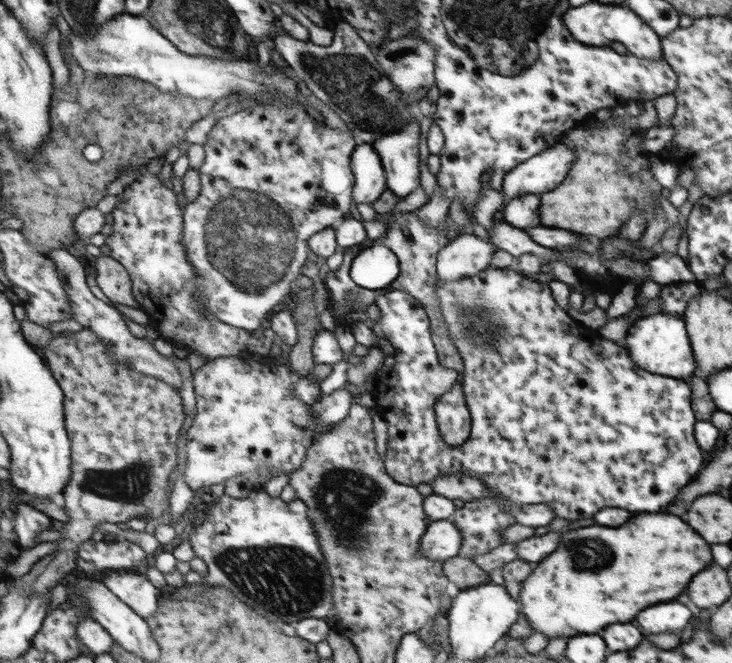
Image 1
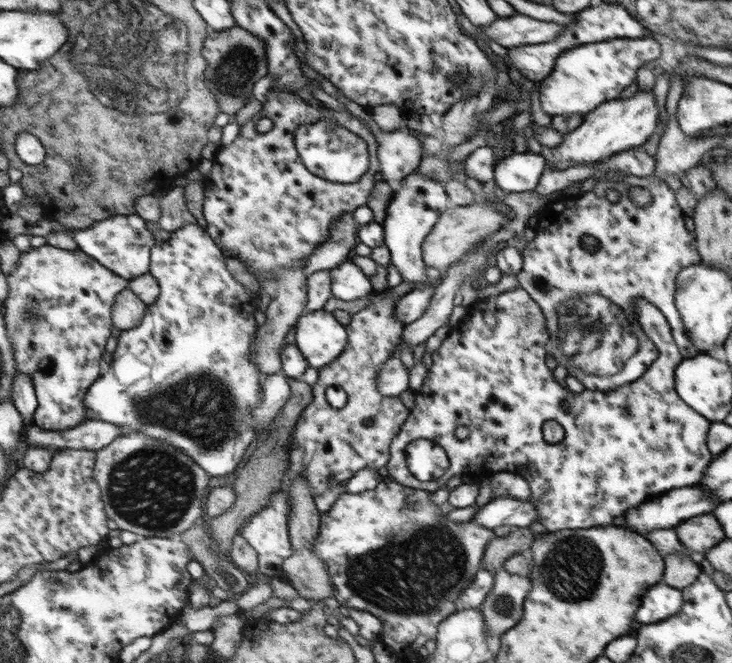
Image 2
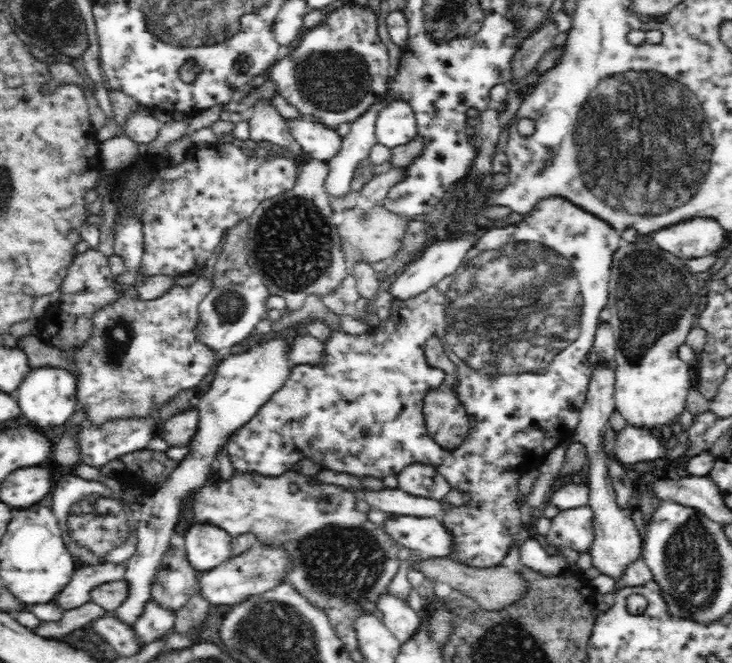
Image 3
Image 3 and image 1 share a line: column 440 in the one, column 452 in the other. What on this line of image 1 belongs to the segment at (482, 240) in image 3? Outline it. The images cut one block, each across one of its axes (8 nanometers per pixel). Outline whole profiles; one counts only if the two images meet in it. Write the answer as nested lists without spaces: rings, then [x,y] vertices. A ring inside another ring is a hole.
[[[487,267],[482,272],[462,280],[446,281],[439,278],[436,282],[435,291],[438,306],[448,321],[449,335],[454,339],[454,343],[463,357],[462,393],[464,393],[464,400],[472,413],[471,435],[463,445],[450,446],[444,442],[439,433],[434,414],[436,399],[450,390],[460,372],[451,368],[444,368],[440,364],[436,344],[432,340],[437,329],[434,328],[433,319],[429,317],[428,310],[424,308],[421,300],[404,291],[390,291],[378,296],[375,299],[375,304],[380,309],[382,317],[374,323],[373,332],[378,335],[377,345],[386,353],[386,358],[384,368],[378,369],[373,376],[376,389],[372,391],[372,395],[377,402],[375,409],[387,422],[388,440],[383,463],[386,473],[394,481],[416,487],[422,482],[432,482],[437,476],[445,478],[450,474],[463,474],[483,480],[486,488],[495,494],[499,494],[501,498],[513,502],[513,504],[547,504],[554,510],[555,517],[560,516],[560,518],[570,521],[592,518],[598,510],[608,508],[608,506],[624,508],[630,512],[656,512],[660,506],[670,504],[678,496],[678,492],[684,486],[688,486],[699,474],[698,470],[703,467],[707,452],[700,447],[696,439],[695,428],[698,420],[691,407],[692,389],[689,382],[686,382],[684,378],[660,376],[658,373],[648,372],[645,368],[640,368],[637,361],[632,359],[628,349],[623,345],[612,345],[606,342],[606,348],[602,350],[601,343],[604,343],[604,340],[601,339],[598,345],[600,350],[596,354],[594,344],[588,338],[588,330],[580,322],[574,322],[554,302],[548,283],[544,284],[530,277],[525,277],[515,267],[506,269]],[[492,498],[464,503],[463,508],[454,512],[452,520],[465,534],[460,556],[468,559],[489,553],[502,545],[500,531],[514,524],[509,514],[502,510],[502,505]]]

